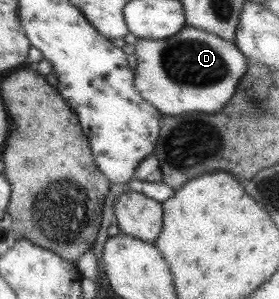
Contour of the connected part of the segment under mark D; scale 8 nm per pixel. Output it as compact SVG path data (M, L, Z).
M188 26L172 37L137 39L134 50L137 60L132 69L135 89L162 116L179 115L185 111L219 111L231 99L231 93L247 67L247 59L233 43Z

